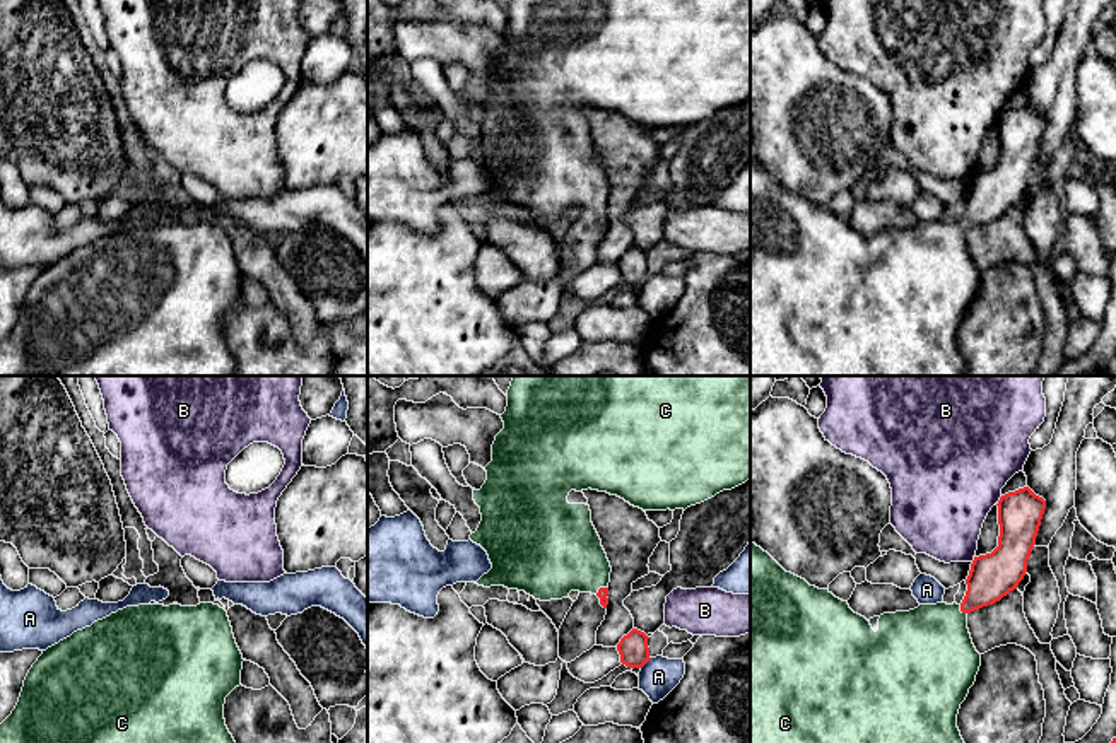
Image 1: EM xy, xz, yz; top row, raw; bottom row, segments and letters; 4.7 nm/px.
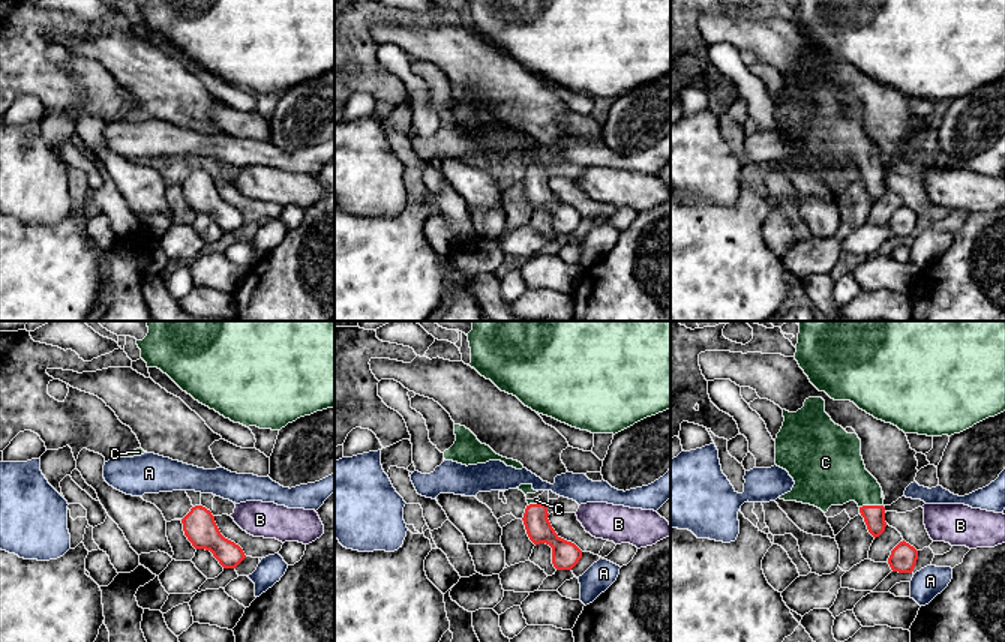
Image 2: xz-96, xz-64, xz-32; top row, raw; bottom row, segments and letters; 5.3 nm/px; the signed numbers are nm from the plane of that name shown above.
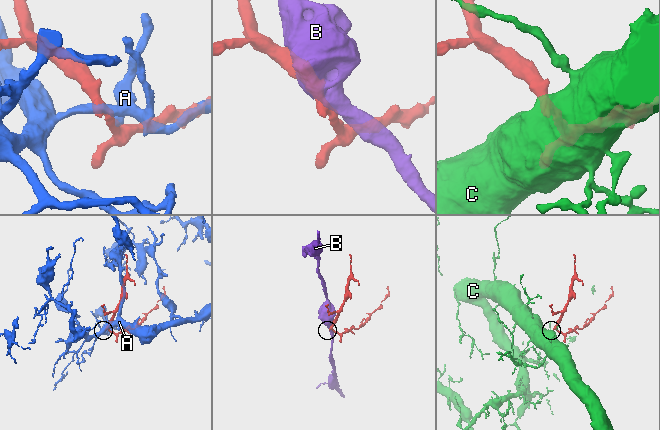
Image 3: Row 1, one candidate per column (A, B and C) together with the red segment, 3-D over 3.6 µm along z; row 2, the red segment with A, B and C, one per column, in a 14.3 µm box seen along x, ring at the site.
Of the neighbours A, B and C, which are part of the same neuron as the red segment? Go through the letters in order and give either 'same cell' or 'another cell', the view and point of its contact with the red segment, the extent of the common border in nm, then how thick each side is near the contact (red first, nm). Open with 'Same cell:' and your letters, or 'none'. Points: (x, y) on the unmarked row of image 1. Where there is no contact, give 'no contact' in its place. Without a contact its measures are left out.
Same cell: C
A: another cell; contact xz (646, 279); length 80 nm; calibres 140 and 180 nm
B: another cell; contact yz (998, 118); length 50 nm; calibres 200 and 480 nm
C: same cell; contact xz (600, 205); length 70 nm; calibres 50 and 380 nm

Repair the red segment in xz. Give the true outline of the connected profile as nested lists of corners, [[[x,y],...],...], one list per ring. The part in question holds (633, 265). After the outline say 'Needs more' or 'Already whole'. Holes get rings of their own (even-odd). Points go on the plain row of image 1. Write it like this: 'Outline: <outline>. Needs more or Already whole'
Outline: [[[632,246],[617,261],[620,280],[627,285],[643,285],[649,275],[648,253],[637,246]]]. Already whole

